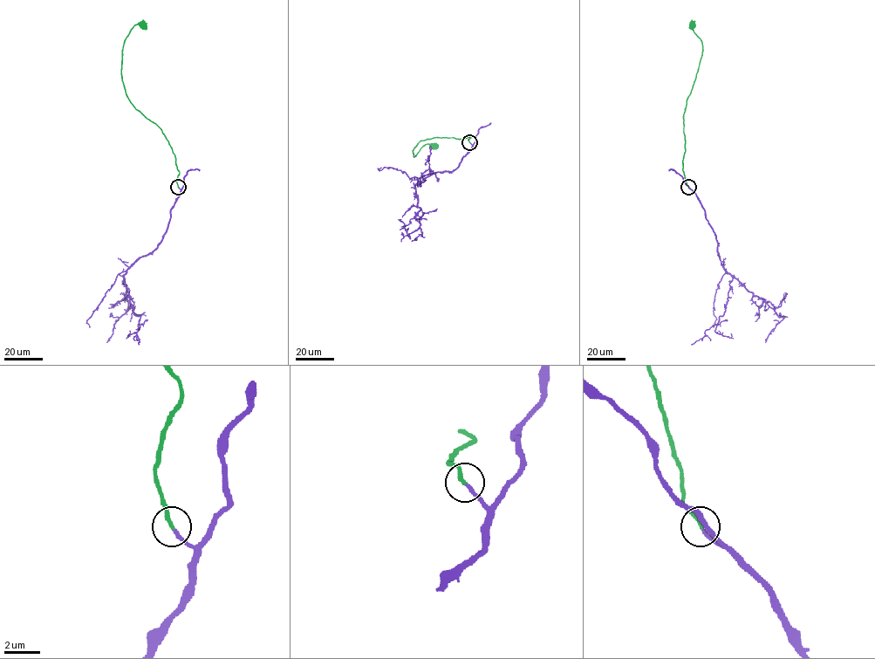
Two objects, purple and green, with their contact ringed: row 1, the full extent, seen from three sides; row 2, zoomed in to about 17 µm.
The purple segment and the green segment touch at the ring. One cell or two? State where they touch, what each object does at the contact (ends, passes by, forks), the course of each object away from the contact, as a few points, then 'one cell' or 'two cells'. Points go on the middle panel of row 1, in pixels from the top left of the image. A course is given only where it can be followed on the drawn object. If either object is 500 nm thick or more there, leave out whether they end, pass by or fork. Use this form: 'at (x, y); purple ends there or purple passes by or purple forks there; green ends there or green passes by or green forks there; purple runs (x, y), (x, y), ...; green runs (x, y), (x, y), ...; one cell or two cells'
at (469, 142); purple ends there; green ends there; purple runs (469, 142), (472, 148), (454, 170), (418, 179), (419, 229), (409, 236), (398, 219); green runs (469, 142), (468, 140), (470, 137), (421, 140), (413, 149), (413, 156), (426, 144), (435, 147); one cell

